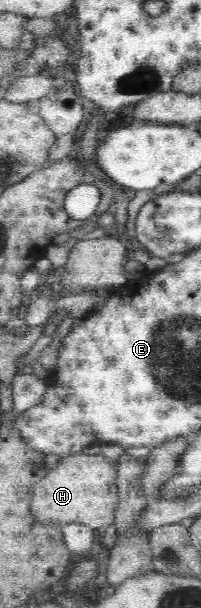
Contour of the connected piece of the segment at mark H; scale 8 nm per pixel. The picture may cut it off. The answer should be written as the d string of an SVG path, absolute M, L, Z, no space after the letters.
M75 454L59 461L54 470L46 474L32 488L32 503L30 511L42 525L69 525L77 523L95 531L114 524L115 513L119 502L119 490L115 485L117 481L117 465L103 454Z

